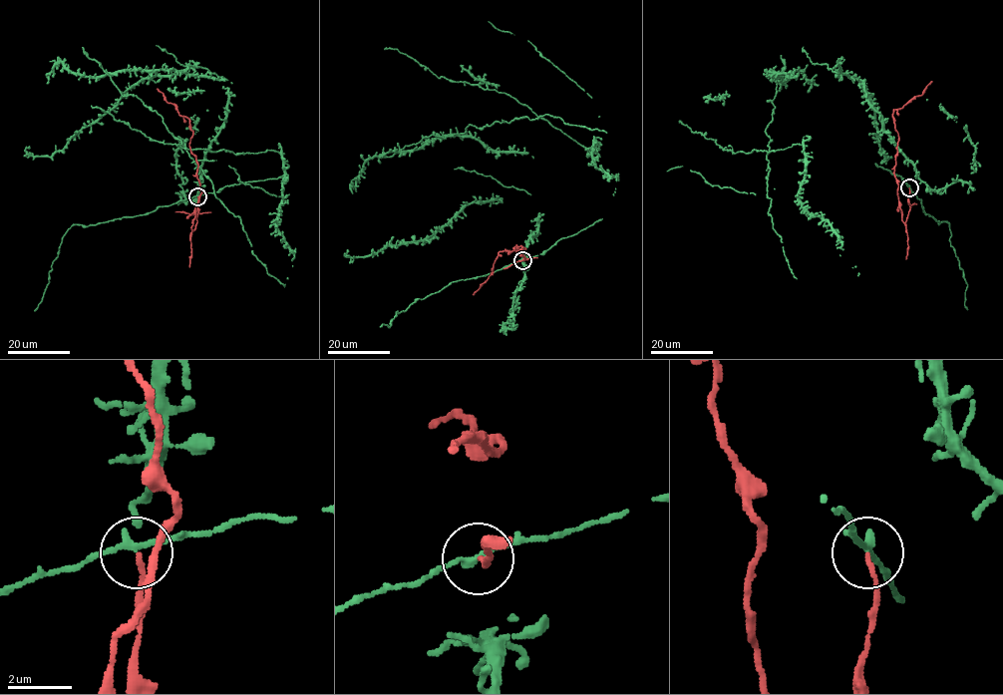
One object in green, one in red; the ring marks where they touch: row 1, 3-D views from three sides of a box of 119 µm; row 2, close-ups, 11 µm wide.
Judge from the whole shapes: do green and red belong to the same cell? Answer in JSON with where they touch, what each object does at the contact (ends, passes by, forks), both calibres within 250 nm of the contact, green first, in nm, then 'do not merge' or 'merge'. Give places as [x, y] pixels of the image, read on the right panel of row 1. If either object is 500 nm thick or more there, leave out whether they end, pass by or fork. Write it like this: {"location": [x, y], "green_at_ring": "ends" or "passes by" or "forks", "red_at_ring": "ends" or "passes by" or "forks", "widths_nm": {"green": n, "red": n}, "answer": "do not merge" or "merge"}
{"location": [909, 187], "green_at_ring": "passes by", "red_at_ring": "ends", "widths_nm": {"green": 200, "red": 140}, "answer": "do not merge"}

